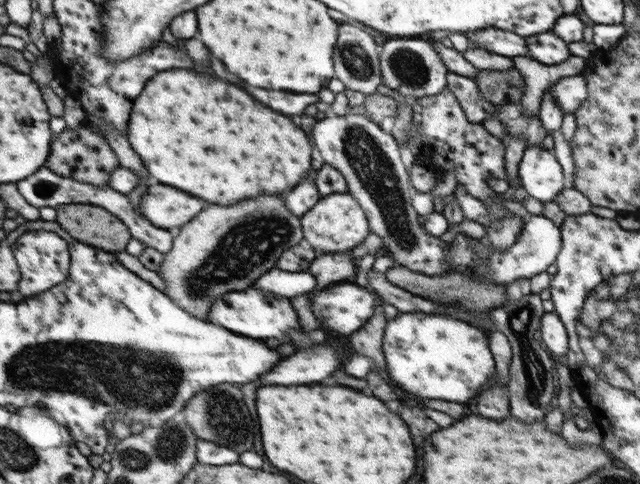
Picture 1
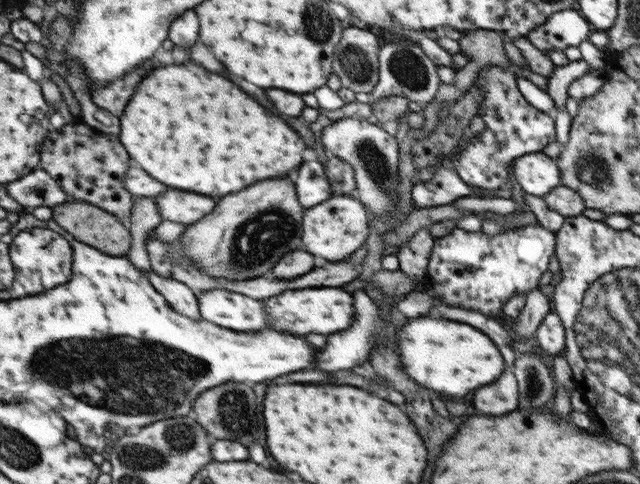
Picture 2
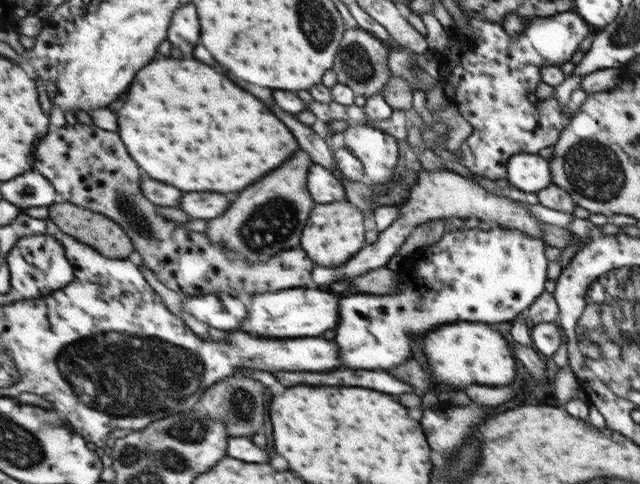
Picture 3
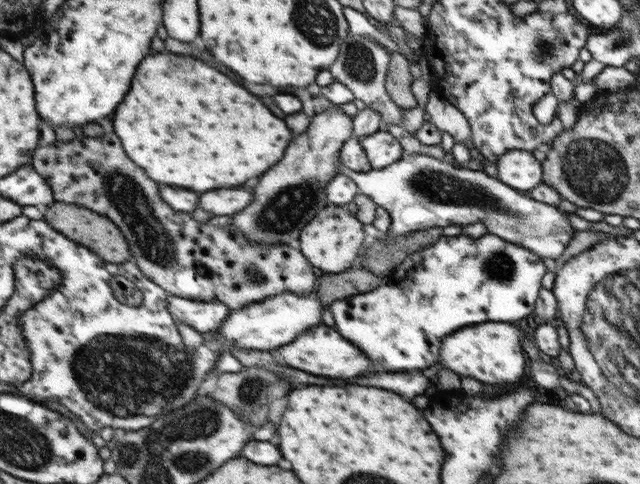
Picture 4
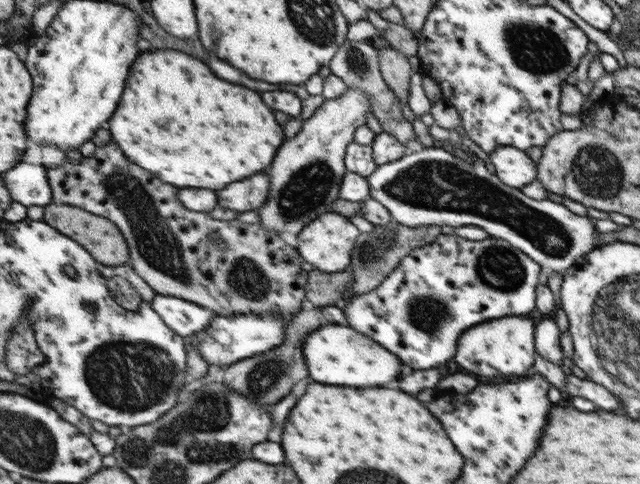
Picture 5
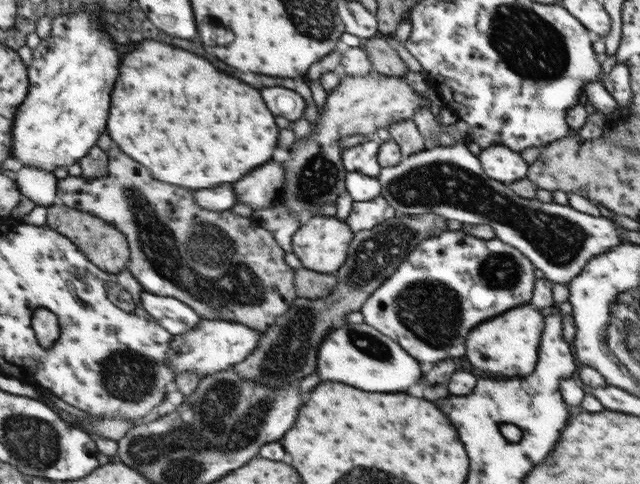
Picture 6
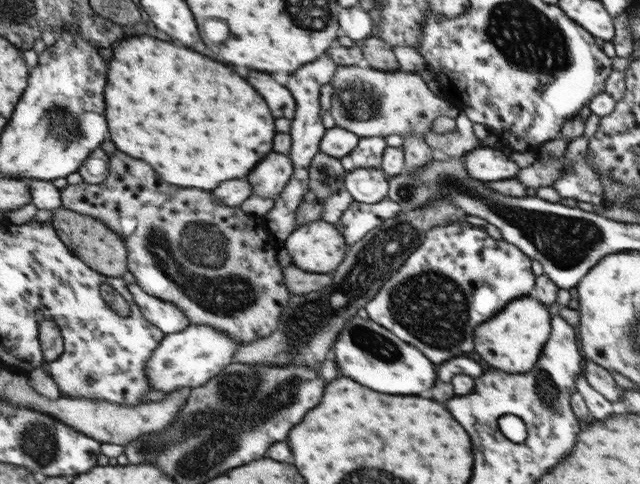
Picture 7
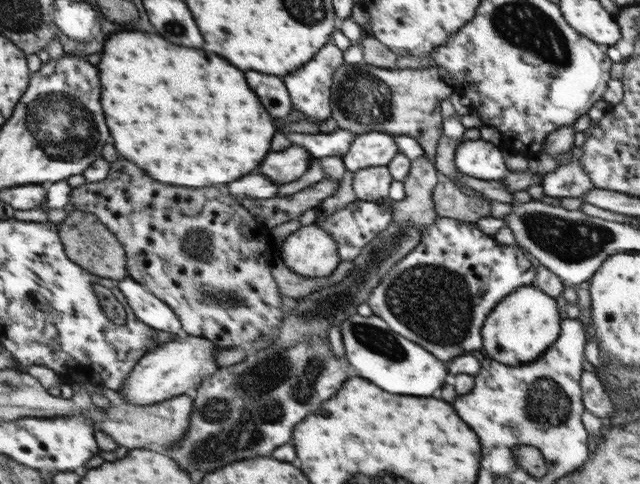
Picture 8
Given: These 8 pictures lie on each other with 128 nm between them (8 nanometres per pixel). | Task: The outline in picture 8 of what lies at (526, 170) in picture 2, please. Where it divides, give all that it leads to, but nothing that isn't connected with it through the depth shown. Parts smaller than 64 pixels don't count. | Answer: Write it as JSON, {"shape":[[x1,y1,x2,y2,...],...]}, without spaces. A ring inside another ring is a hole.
{"shape":[[460,140,454,148,456,170,479,180,499,180,505,176,505,164,497,147,483,140]]}

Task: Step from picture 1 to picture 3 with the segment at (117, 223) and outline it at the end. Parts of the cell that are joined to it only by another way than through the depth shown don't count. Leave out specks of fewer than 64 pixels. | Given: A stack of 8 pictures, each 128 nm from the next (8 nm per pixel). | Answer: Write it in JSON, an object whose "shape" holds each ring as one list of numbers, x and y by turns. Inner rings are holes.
{"shape":[[59,201,49,207,49,217,55,224,59,225,59,228,69,234,69,236,75,236,77,240,83,240,85,244,91,244,93,248,105,256,111,256,111,258,118,258,119,260,127,259,133,251,136,250,134,241,131,240,129,233,122,228,122,225,117,224,110,217,105,217,103,213,83,208,78,204,73,204,69,201]]}

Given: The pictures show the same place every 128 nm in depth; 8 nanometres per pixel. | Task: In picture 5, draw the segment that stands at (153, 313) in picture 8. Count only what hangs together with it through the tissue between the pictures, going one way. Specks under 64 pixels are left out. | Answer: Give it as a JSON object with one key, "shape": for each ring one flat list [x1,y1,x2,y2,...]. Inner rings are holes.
{"shape":[[157,294,152,304,165,324,184,337,204,331,217,317,215,312,203,305,176,296]]}

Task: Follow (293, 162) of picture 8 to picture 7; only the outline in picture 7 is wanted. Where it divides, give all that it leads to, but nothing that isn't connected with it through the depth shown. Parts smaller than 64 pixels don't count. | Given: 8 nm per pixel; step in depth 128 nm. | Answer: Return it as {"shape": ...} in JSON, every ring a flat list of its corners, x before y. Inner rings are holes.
{"shape":[[271,152,255,172,251,172,249,180,254,186,254,194,265,198,275,198,285,190,295,174,295,166,289,155]]}

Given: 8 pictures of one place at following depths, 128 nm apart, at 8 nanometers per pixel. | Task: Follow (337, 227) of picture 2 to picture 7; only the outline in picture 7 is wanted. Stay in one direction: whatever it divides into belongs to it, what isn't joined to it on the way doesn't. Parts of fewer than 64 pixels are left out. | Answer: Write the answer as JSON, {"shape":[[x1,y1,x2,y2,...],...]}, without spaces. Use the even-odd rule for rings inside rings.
{"shape":[[323,219,298,226,285,241,295,266,311,273,329,274,346,256,346,243,337,225]]}

